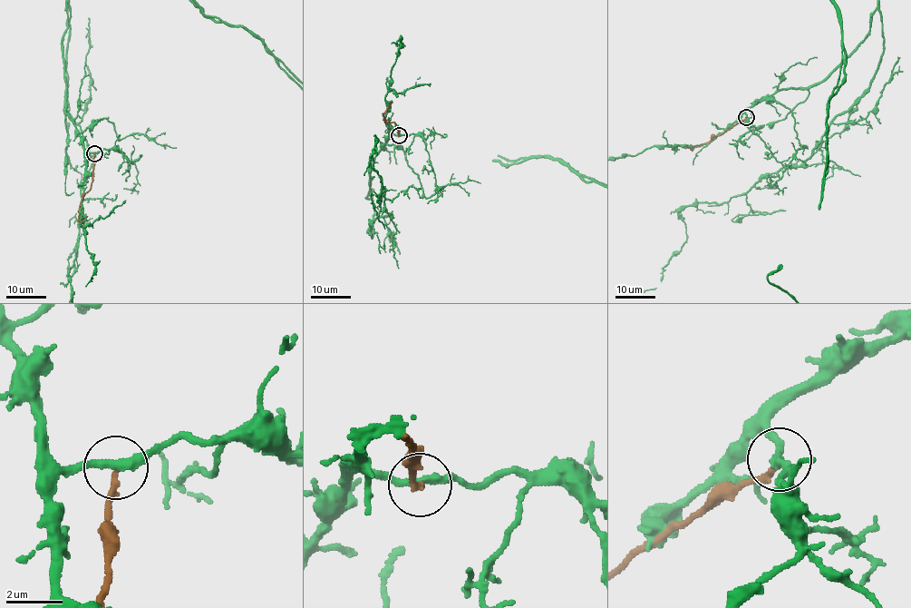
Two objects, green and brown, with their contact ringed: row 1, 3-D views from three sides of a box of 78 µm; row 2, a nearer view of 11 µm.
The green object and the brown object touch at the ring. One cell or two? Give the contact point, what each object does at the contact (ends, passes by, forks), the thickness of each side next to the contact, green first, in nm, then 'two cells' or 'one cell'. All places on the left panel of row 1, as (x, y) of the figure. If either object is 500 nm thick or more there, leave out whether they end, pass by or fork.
place (94, 153); green passes by; brown ends; calibres 280 and 200 nm; two cells

